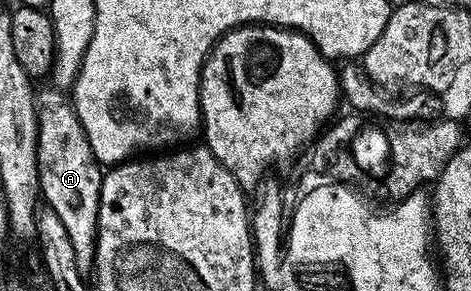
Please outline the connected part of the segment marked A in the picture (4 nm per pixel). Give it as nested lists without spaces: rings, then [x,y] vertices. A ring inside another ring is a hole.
[[[49,86],[36,92],[36,117],[40,195],[47,208],[54,210],[66,226],[66,235],[74,246],[74,258],[78,258],[78,270],[91,273],[96,257],[98,202],[105,169],[94,158],[94,150],[90,150],[90,142],[76,108],[61,89]]]

